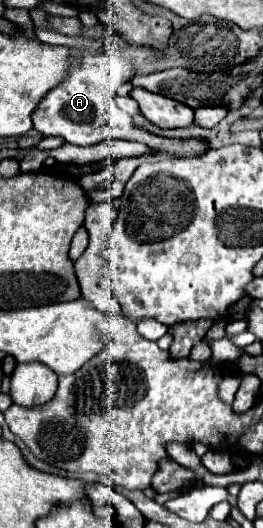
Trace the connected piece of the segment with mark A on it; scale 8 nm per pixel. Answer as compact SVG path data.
M119 41L119 49L109 49L103 55L87 55L83 57L81 65L71 71L71 75L51 89L39 107L33 113L33 125L39 133L45 137L55 135L63 137L65 141L73 145L95 145L105 139L125 139L125 141L137 141L143 143L159 153L171 155L171 157L197 157L197 153L207 153L209 143L207 139L191 137L191 139L169 139L169 137L159 137L143 127L137 127L129 113L121 111L115 103L117 97L117 87L123 85L133 77L133 67L129 59L125 57L123 43Z

